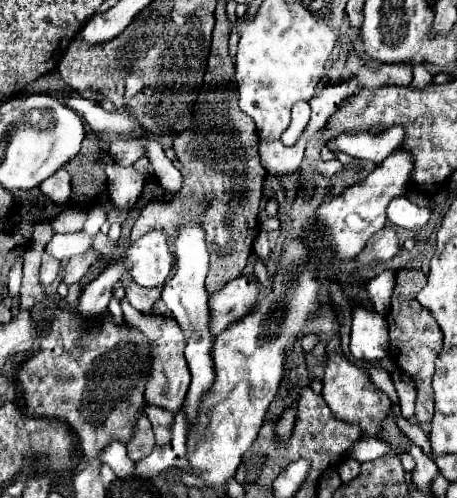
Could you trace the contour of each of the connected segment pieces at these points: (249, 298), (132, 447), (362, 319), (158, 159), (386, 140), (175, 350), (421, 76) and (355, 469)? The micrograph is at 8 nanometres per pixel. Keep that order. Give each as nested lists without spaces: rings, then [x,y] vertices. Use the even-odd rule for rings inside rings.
[[[239,276],[227,282],[221,292],[211,294],[211,330],[219,334],[247,316],[257,302],[257,294],[259,288],[253,276]]]
[[[141,420],[135,428],[131,442],[127,444],[127,452],[133,460],[141,460],[141,458],[149,456],[153,448],[155,448],[155,438],[153,438],[151,424],[147,420]]]
[[[353,306],[351,354],[361,354],[361,360],[381,360],[389,354],[389,330],[383,316]]]
[[[147,136],[147,158],[151,160],[151,166],[155,170],[155,176],[157,176],[159,184],[167,192],[179,192],[181,186],[183,186],[181,172],[171,164],[171,160],[165,156],[161,144],[155,142],[153,136]]]
[[[393,126],[389,130],[383,130],[381,134],[345,132],[339,134],[335,140],[331,140],[327,146],[331,150],[347,152],[353,158],[361,158],[371,164],[381,164],[383,158],[387,158],[393,150],[401,146],[403,138],[405,138],[405,128]]]
[[[127,298],[121,300],[121,308],[123,308],[123,316],[125,322],[131,328],[141,330],[151,344],[151,356],[153,356],[153,366],[151,366],[151,374],[149,374],[149,384],[145,390],[147,396],[147,404],[151,406],[159,406],[159,408],[167,408],[171,412],[179,412],[185,400],[185,394],[189,390],[189,382],[191,382],[191,374],[189,374],[189,366],[187,360],[183,356],[183,348],[185,348],[185,336],[183,330],[179,328],[179,324],[175,324],[173,318],[165,318],[165,316],[145,316],[139,310],[135,310]]]
[[[415,66],[413,68],[413,79],[410,85],[417,88],[424,88],[429,84],[433,84],[433,76],[425,70],[425,66]]]
[[[343,460],[337,470],[339,470],[339,476],[341,476],[343,482],[351,482],[359,474],[359,462],[355,462],[355,460]]]

